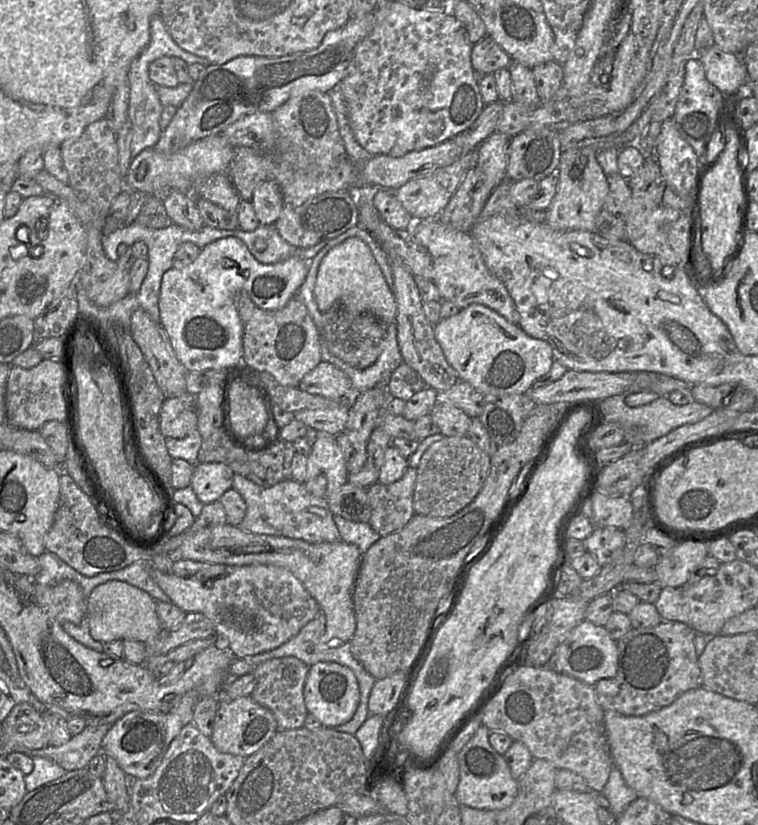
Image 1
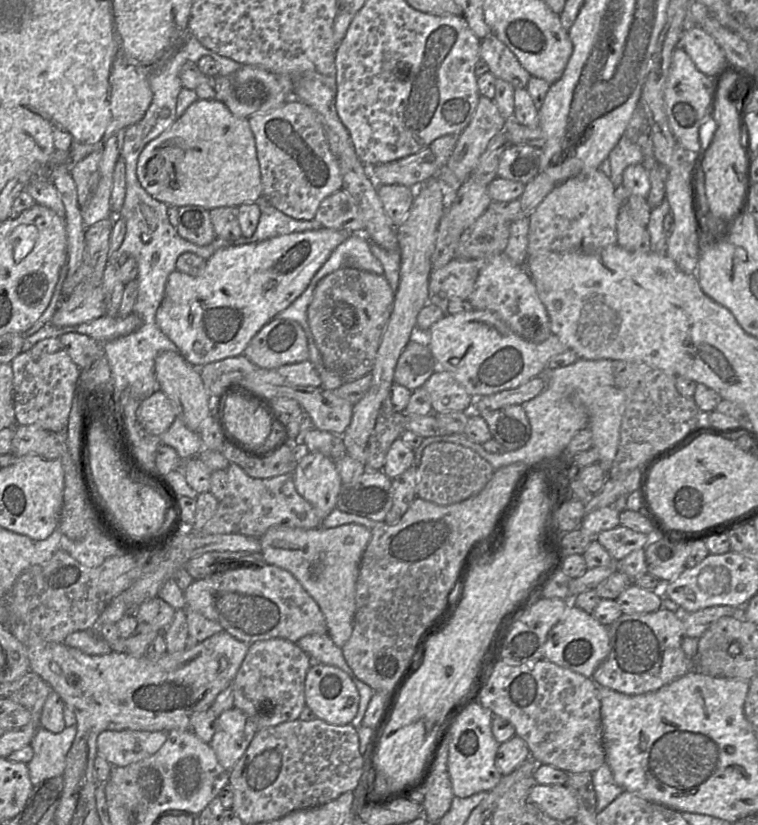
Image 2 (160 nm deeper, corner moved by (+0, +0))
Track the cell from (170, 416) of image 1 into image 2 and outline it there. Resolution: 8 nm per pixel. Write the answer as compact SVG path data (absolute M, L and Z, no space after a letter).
M159 390L140 402L136 417L148 433L160 436L170 428L177 414L171 401Z

